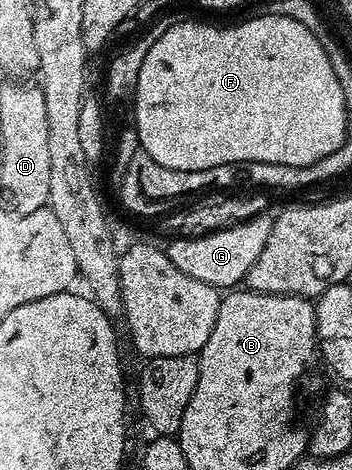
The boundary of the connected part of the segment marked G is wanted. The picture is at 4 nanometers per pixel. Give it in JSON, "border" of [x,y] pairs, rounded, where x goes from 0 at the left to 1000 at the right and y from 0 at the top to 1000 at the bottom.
{"border":[[[750,453],[690,474],[665,474],[659,483],[591,494],[582,500],[494,504],[480,526],[474,523],[486,564],[497,564],[497,572],[514,574],[517,581],[531,581],[531,589],[554,589],[554,598],[577,598],[619,615],[670,613],[693,596],[713,564],[724,564],[736,538],[747,538],[747,521],[759,521],[776,470],[773,455]]]}

